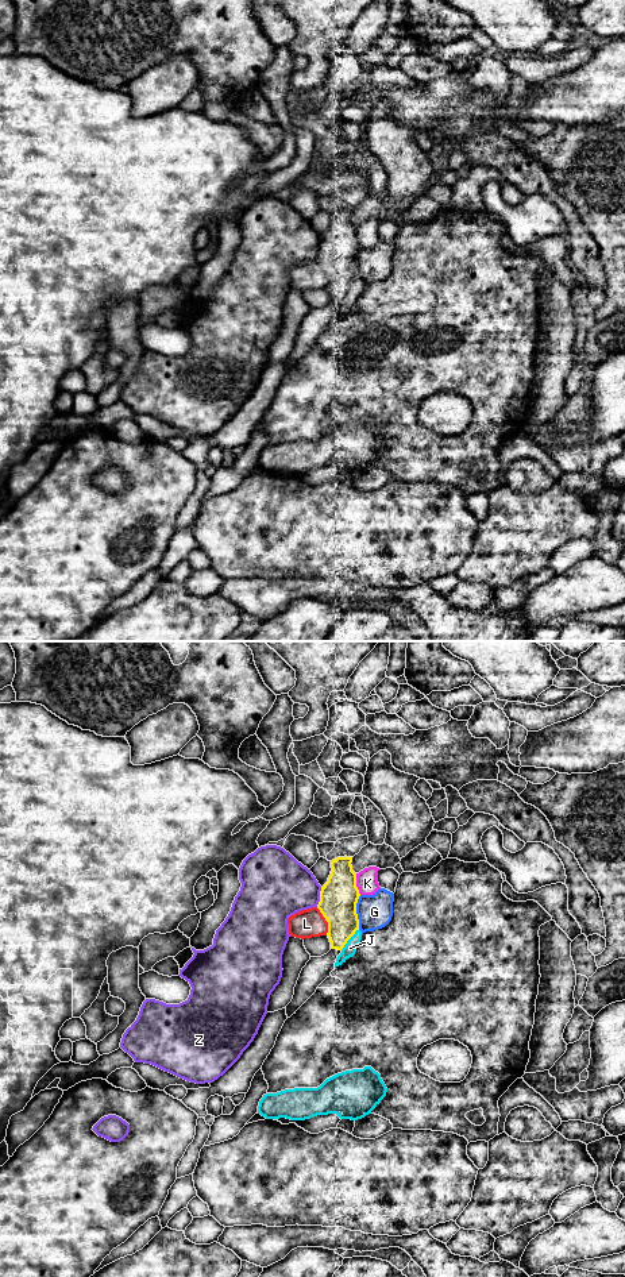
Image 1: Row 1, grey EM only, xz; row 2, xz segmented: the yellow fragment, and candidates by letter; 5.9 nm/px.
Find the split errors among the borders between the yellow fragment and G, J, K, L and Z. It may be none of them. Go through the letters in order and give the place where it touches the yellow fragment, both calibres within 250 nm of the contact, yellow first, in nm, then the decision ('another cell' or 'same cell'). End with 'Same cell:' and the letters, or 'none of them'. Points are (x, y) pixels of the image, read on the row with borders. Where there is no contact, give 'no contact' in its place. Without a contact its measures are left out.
G: contact xz (355, 913); calibres 220 and 200 nm; another cell
J: contact xz (348, 938); calibres 220 and 80 nm; same cell
K: contact xz (355, 884); calibres 220 and 130 nm; another cell
L: contact xz (325, 919); calibres 220 and 170 nm; another cell
Z: contact xz (320, 897); calibres 220 and 360 nm; another cell
Same cell: J

